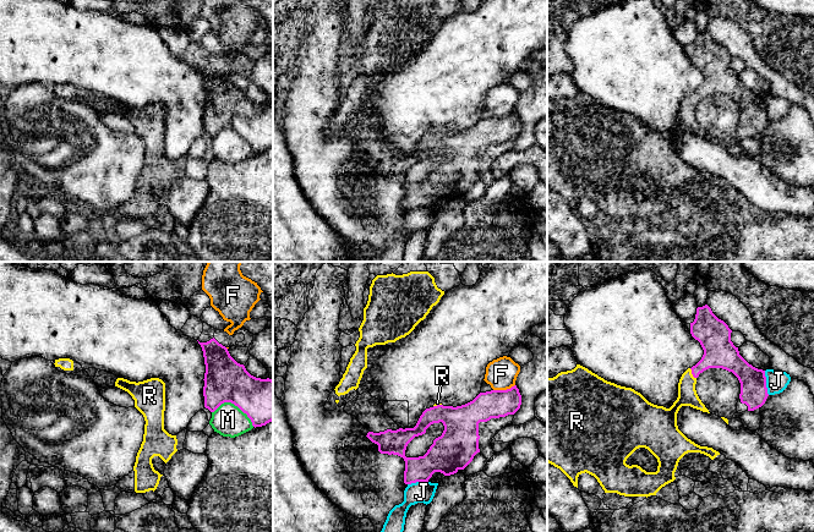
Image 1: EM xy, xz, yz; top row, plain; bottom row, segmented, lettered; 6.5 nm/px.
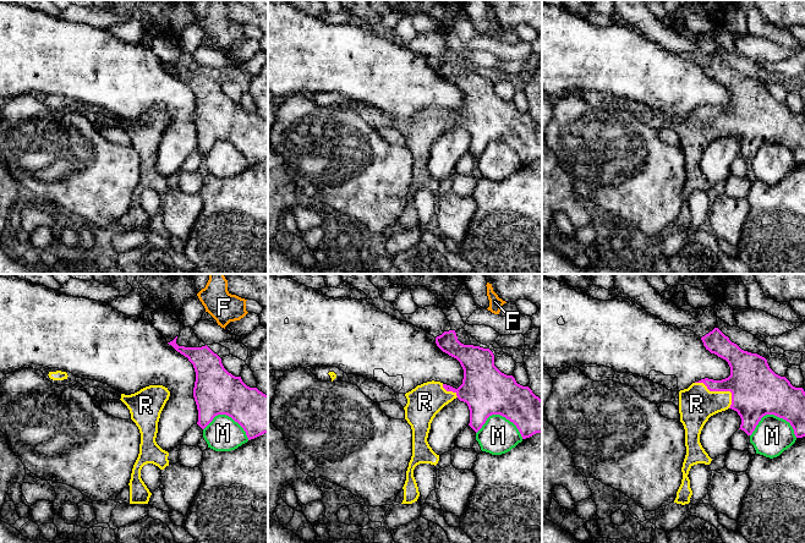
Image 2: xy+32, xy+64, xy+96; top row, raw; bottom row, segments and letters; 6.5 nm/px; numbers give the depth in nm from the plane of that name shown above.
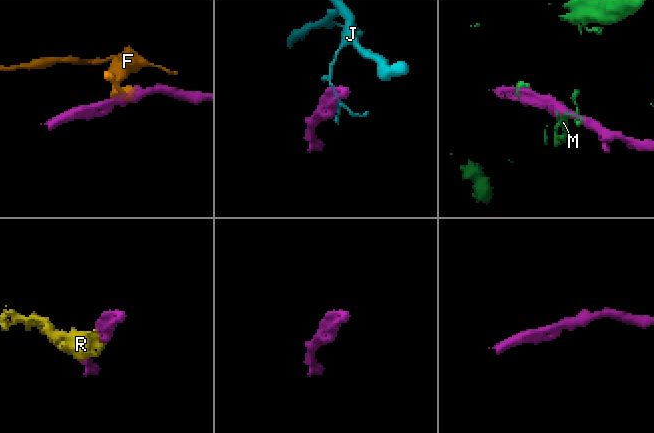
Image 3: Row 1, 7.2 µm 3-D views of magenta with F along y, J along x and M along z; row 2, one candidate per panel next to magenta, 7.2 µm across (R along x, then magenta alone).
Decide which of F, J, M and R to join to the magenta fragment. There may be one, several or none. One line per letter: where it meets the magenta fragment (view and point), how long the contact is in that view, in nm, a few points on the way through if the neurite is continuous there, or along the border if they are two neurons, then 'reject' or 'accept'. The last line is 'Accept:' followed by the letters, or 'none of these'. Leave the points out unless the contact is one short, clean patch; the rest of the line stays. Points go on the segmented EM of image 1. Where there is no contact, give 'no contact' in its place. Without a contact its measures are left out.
F: meets magenta in xz at (503, 390); contact 150 nm long; border along xz (514, 384), (506, 389), (493, 390); reject
J: meets magenta in yz at (765, 383); contact 160 nm long; reject
M: meets magenta in xy at (235, 405); contact 300 nm long; reject
R: meets magenta in yz at (692, 373); contact 80 nm long; runs through yz (719, 351), (692, 373), (687, 382), (687, 394); accept
Accept: R

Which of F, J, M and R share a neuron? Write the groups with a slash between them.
F / J / M / R

